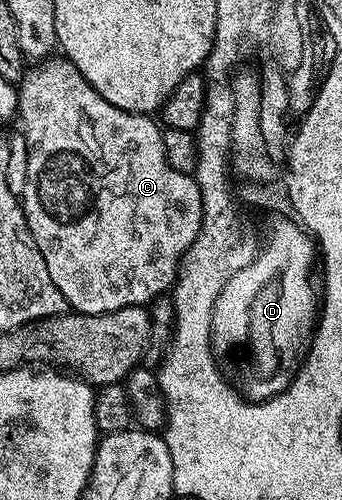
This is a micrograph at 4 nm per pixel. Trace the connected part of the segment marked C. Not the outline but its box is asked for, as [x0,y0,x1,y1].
[18,57,202,315]

